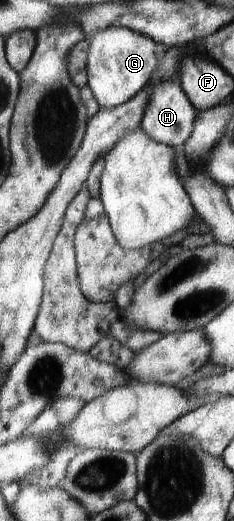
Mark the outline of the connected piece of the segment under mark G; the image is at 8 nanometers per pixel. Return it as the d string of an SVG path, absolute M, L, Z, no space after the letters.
M109 25L87 38L90 42L89 86L103 109L114 109L133 100L158 71L158 42L131 27Z

